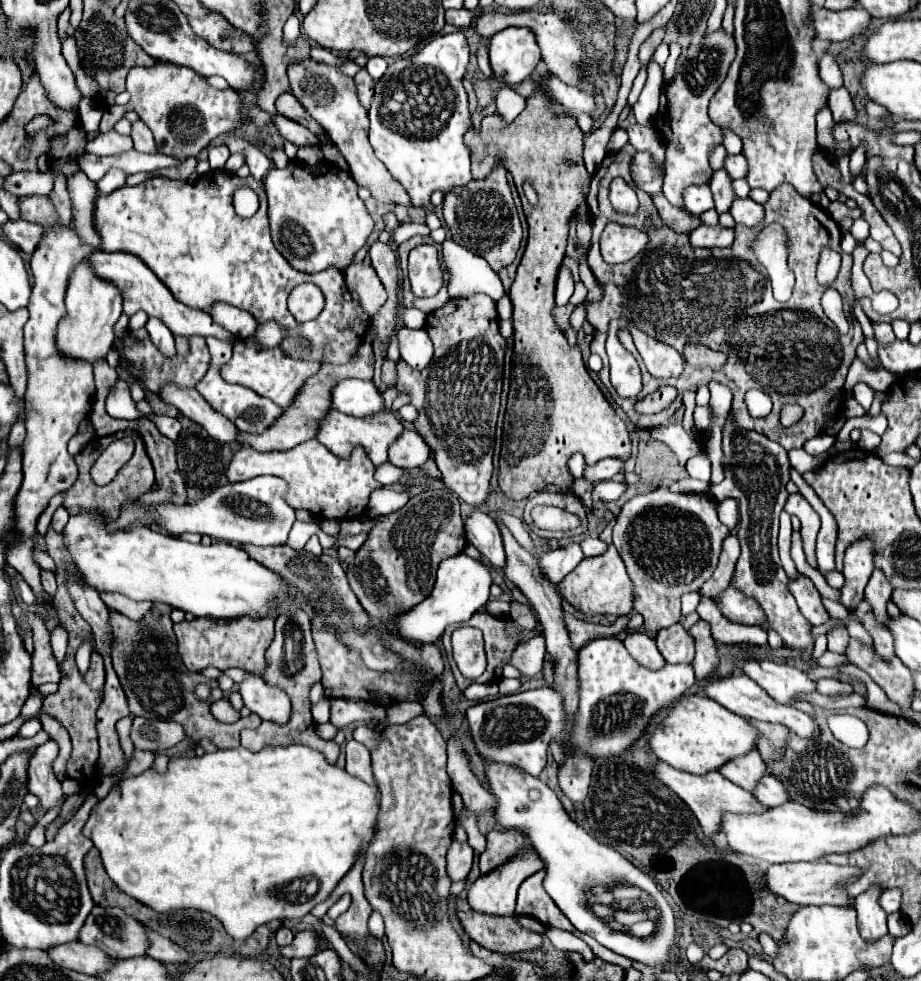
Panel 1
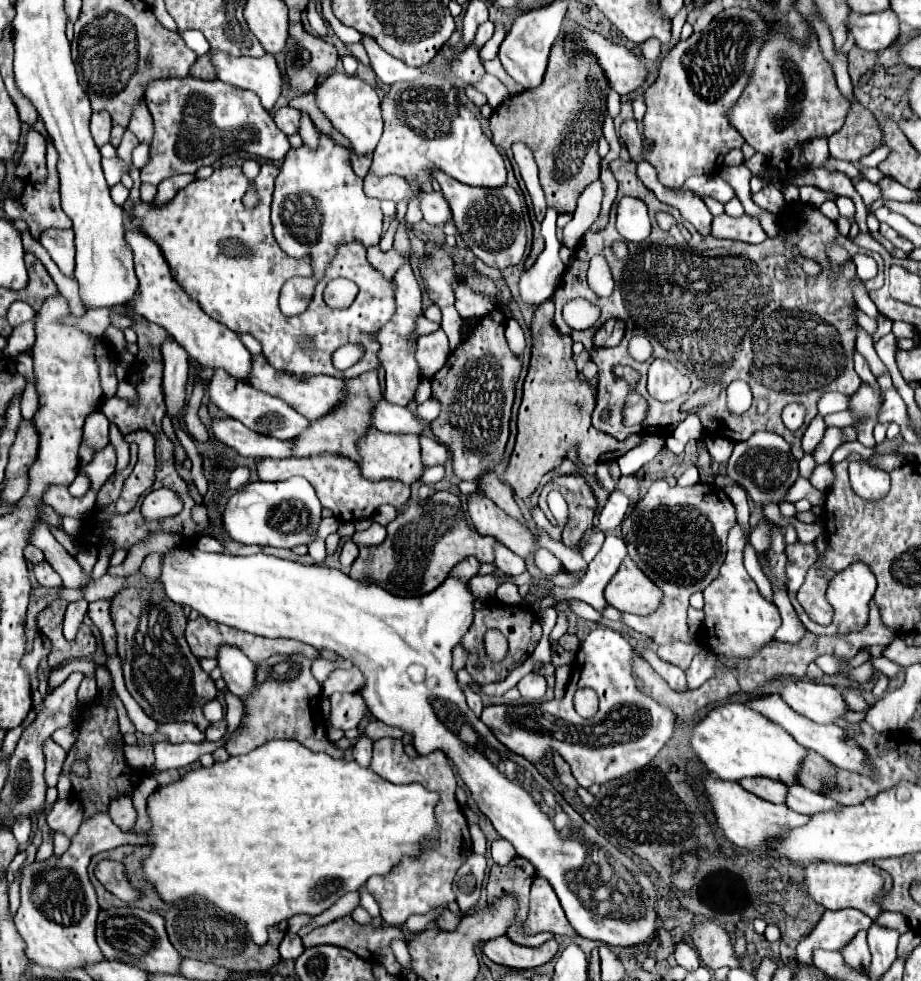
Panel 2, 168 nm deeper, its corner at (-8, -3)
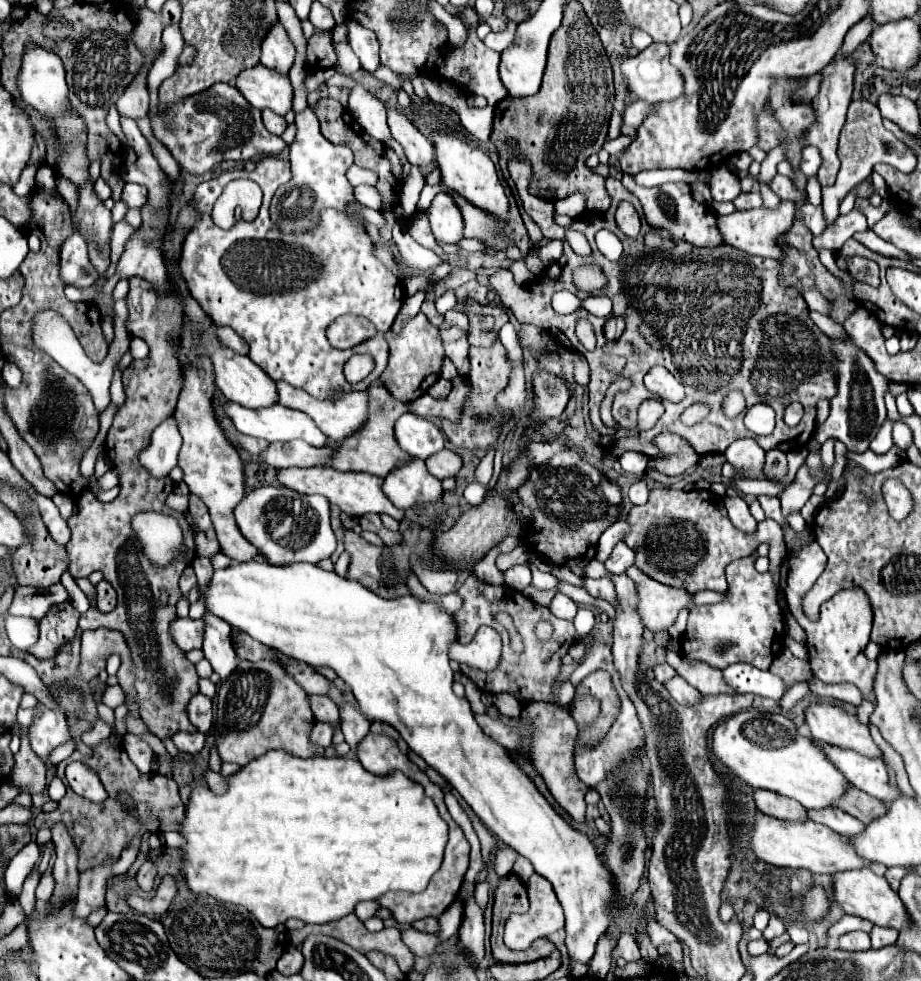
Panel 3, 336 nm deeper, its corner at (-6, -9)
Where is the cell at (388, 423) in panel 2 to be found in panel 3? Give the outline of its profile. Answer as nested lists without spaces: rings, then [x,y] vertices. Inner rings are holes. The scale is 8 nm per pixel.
[[[403,414],[397,420],[395,438],[405,452],[421,460],[427,460],[431,454],[437,454],[445,448],[445,434],[441,434],[441,428],[415,414]]]

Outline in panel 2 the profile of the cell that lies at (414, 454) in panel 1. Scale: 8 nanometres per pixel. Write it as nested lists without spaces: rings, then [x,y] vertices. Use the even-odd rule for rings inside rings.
[[[421,436],[421,458],[423,458],[423,466],[437,466],[437,464],[445,464],[445,460],[449,458],[449,450],[445,444],[437,442],[435,438],[429,436]]]

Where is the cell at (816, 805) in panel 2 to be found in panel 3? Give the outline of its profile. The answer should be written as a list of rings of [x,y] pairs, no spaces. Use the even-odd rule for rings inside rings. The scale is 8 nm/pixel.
[[[823,808],[823,810],[809,810],[809,818],[813,822],[825,824],[831,830],[843,834],[843,836],[857,836],[861,830],[865,830],[865,824],[861,824],[851,814],[839,810],[839,808]]]

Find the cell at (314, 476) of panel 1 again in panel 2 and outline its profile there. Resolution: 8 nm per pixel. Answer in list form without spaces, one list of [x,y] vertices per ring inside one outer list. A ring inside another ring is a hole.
[[[323,454],[323,456],[309,456],[309,458],[283,458],[283,460],[259,460],[257,462],[257,478],[267,482],[287,480],[291,476],[303,476],[311,482],[317,492],[317,498],[323,508],[329,508],[333,516],[341,522],[357,522],[361,518],[371,518],[379,506],[391,504],[397,510],[405,506],[409,500],[409,486],[399,480],[381,480],[371,482],[361,476],[359,466],[339,454]]]

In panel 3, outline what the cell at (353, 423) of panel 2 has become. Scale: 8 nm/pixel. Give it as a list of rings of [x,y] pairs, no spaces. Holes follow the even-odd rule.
[[[371,386],[369,396],[371,396],[369,398],[369,420],[361,426],[361,430],[357,434],[353,434],[353,438],[347,438],[345,442],[341,442],[337,446],[337,452],[333,454],[331,462],[327,462],[327,466],[333,466],[337,470],[369,472],[379,478],[385,478],[387,474],[391,474],[393,470],[397,470],[399,466],[403,466],[405,462],[409,462],[413,458],[411,454],[403,452],[397,446],[397,440],[393,438],[393,426],[395,426],[397,418],[405,412],[411,412],[411,404],[397,402],[389,392],[383,390],[383,386]]]

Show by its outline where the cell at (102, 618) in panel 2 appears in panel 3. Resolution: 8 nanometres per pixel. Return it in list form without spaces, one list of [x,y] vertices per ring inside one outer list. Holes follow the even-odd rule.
[[[99,582],[97,584],[97,608],[101,612],[111,612],[117,604],[117,596],[115,596],[115,590],[109,582]]]

